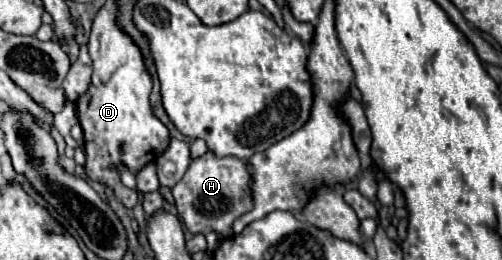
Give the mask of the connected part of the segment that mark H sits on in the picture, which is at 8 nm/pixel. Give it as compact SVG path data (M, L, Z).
M207 150L203 156L191 162L185 176L179 180L179 184L175 184L173 198L181 222L185 222L185 226L193 234L217 232L223 238L229 238L233 234L233 220L253 208L251 168L247 160L241 160L237 156L219 158L211 150Z

